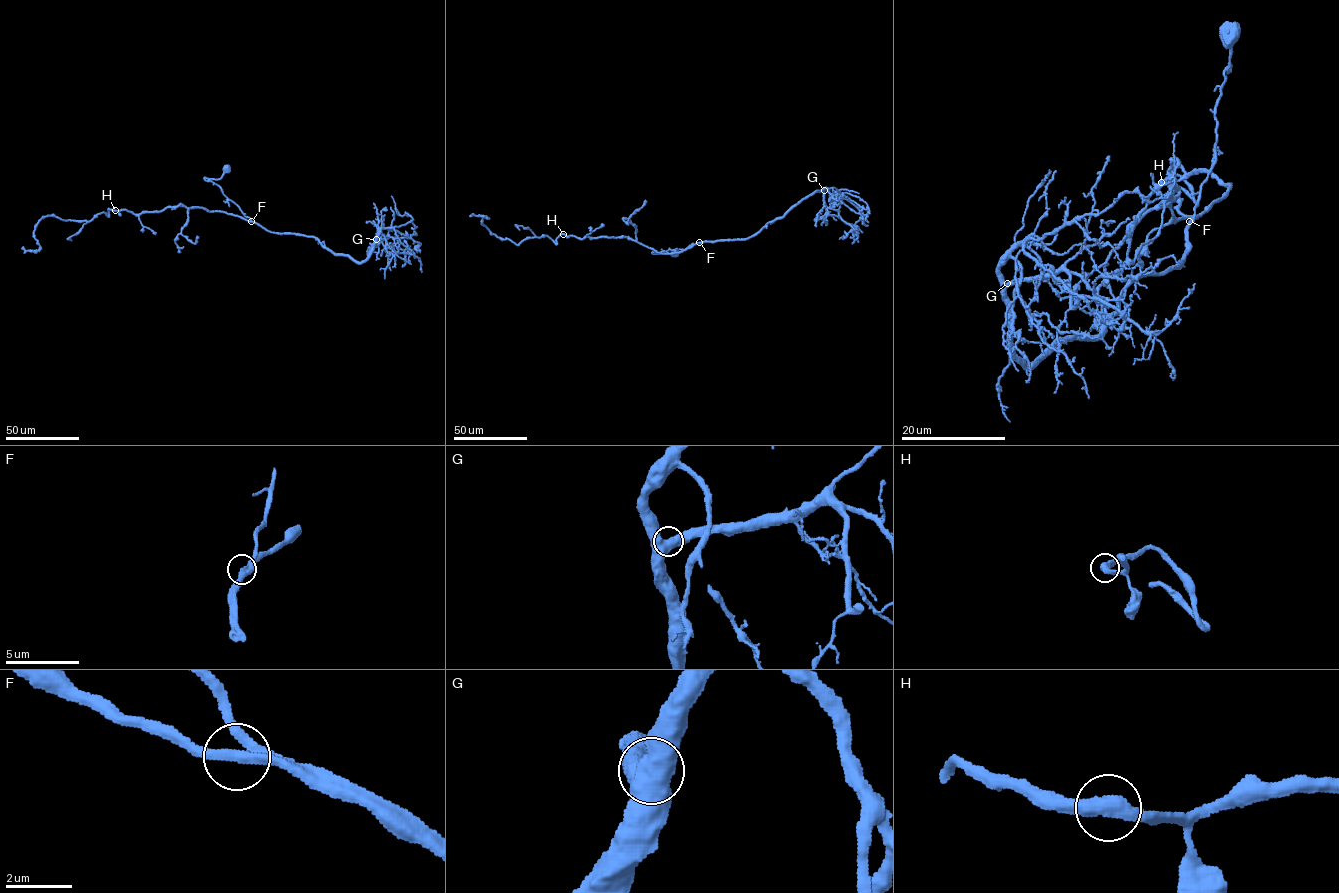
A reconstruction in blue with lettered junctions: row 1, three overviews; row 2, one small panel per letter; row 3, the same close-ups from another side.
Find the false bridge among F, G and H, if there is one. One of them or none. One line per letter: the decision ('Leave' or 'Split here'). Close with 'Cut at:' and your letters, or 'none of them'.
F: Leave
G: Leave
H: Leave
Cut at: none of them

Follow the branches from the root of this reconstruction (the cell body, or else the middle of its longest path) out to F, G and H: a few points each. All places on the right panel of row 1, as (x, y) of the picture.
F: (1231, 37), (1230, 69), (1230, 66), (1225, 71), (1214, 114), (1215, 163), (1201, 186), (1194, 216), (1189, 221)
G: (1231, 37), (1215, 163), (1180, 263), (1140, 274), (1097, 336), (1071, 336), (1029, 366), (1012, 347), (1007, 283)
H: (1231, 37), (1214, 114), (1215, 163), (1192, 221), (1230, 188), (1175, 161), (1178, 195), (1161, 182)

